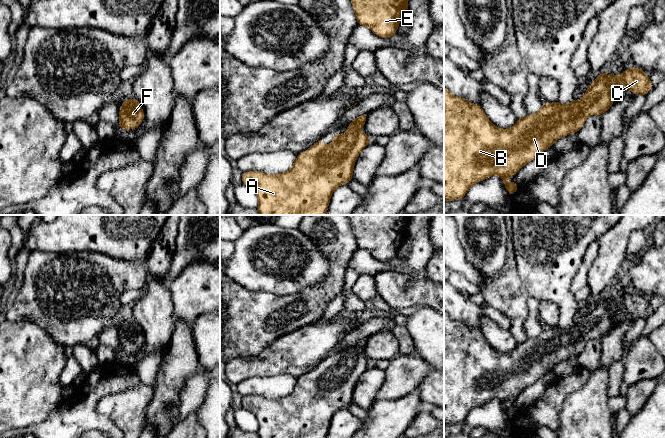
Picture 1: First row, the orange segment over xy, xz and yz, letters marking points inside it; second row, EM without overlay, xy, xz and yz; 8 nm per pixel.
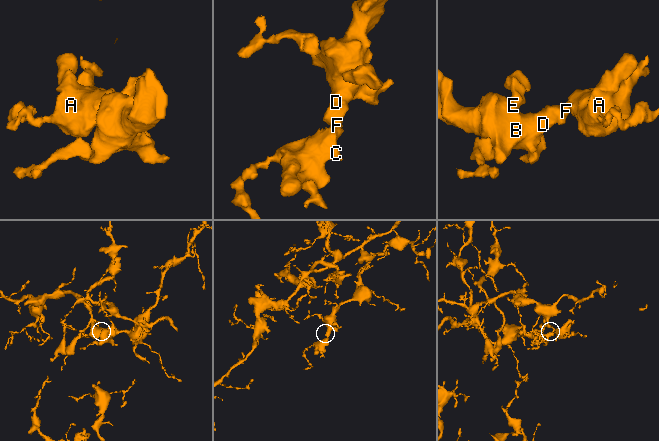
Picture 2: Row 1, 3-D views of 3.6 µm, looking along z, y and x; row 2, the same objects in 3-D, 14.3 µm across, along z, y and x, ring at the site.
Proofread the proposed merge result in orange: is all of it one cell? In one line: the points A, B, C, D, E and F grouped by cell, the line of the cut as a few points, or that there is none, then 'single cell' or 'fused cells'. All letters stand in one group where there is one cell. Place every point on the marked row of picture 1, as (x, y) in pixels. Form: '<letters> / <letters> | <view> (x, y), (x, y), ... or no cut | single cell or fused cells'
A B C D E F | no cut | single cell

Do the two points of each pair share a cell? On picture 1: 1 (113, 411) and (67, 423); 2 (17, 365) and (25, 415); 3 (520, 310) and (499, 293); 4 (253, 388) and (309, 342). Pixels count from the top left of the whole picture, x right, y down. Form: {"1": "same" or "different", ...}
{"1": "different", "2": "same", "3": "same", "4": "different"}

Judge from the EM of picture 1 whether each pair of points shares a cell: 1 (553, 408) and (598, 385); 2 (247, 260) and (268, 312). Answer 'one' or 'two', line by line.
1: two
2: two

